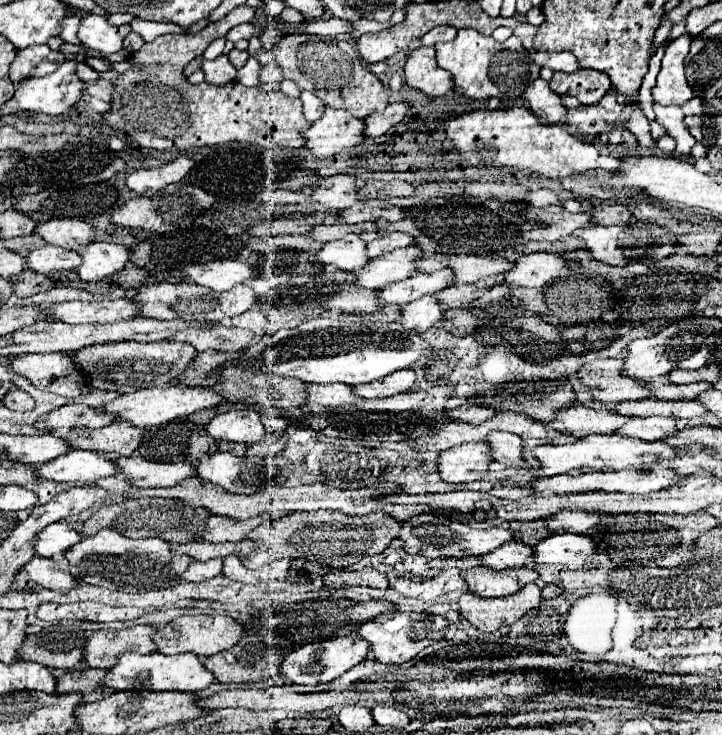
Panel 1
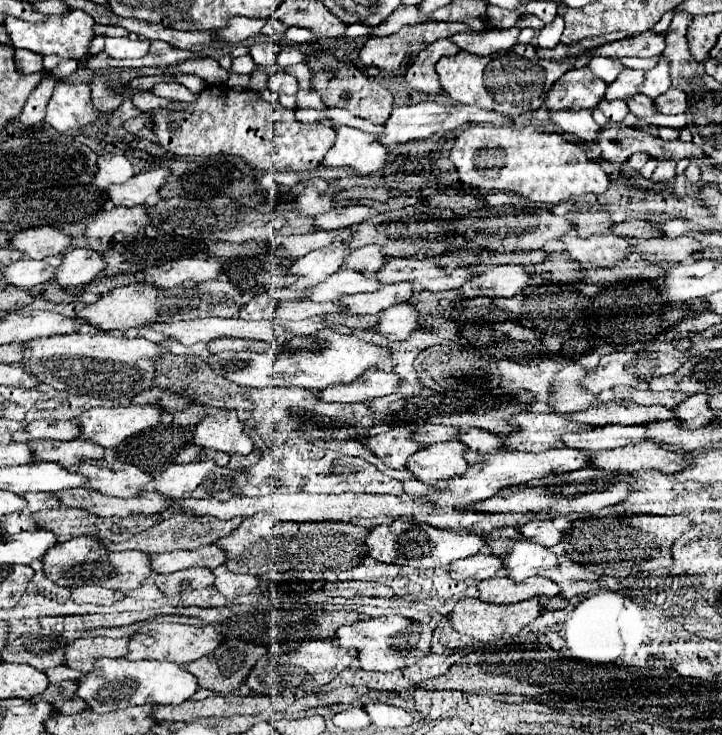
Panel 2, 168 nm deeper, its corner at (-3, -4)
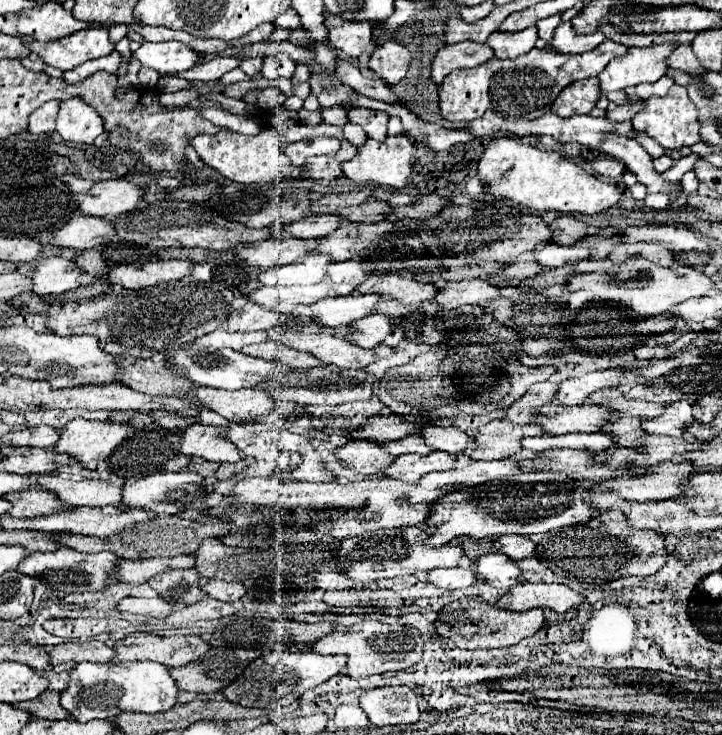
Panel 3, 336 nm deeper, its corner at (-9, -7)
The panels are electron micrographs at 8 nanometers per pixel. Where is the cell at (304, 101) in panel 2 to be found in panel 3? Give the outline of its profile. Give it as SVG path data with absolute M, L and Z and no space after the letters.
M347 122L341 130L343 130L345 138L347 138L351 144L355 144L355 146L359 146L359 144L363 144L363 142L367 140L367 134L365 134L365 132L361 130L361 126L357 126L357 124Z

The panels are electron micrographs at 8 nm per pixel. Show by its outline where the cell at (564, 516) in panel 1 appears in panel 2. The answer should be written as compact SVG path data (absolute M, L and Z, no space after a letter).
M539 519L525 523L523 529L519 529L519 533L521 533L521 539L533 541L533 543L539 543L545 547L557 545L563 535L563 531L555 525L555 521L539 521Z

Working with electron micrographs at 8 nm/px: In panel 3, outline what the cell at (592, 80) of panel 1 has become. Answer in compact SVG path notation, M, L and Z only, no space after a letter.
M597 78L579 80L579 84L569 84L567 88L563 88L555 104L551 106L551 112L563 118L575 114L589 114L597 106L599 96L601 96L601 88Z

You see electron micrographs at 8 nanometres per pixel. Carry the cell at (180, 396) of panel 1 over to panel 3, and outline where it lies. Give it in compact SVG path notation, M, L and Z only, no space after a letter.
M75 418L61 430L61 438L53 450L71 454L85 464L85 468L93 470L101 460L107 460L117 446L131 438L131 434L133 428L127 422Z

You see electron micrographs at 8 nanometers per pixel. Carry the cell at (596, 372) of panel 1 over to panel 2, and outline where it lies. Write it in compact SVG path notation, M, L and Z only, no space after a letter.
M577 365L563 367L553 379L553 397L547 401L547 411L555 413L571 413L589 405L589 401L597 401L597 397L589 397L589 393L581 393L581 385L577 381L585 375L585 369Z

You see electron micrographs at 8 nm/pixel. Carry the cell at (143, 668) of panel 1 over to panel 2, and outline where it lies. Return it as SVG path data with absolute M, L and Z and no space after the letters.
M97 659L93 671L79 679L77 697L81 697L89 711L109 713L133 705L179 705L197 691L197 679L185 673L177 663L169 661L129 661L129 659Z

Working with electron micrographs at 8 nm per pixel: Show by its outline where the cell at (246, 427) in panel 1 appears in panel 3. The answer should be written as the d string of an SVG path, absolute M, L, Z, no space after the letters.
M193 424L185 430L181 452L187 456L201 456L211 462L239 462L239 448L227 438L225 426L209 426L209 424Z

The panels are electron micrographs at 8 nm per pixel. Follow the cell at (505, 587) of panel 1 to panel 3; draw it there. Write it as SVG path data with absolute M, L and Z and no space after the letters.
M523 582L507 590L503 596L499 596L495 606L503 610L517 610L517 612L531 610L531 608L551 608L563 614L569 608L579 606L581 602L583 602L583 596L571 590L567 584Z

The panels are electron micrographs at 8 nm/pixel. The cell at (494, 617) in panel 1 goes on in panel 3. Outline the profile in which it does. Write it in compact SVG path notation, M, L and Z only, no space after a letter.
M469 596L465 600L457 600L447 604L435 622L437 634L451 638L455 646L467 648L467 650L489 650L489 648L505 648L521 642L523 638L533 636L545 622L543 610L533 608L527 612L511 612L511 610L499 610L491 604L485 604L477 596Z

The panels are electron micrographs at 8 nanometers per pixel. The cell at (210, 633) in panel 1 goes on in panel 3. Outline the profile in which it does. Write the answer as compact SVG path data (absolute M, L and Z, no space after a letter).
M135 632L115 644L113 662L153 660L169 668L185 666L199 660L209 650L209 644L195 634L187 636L155 636L147 632Z

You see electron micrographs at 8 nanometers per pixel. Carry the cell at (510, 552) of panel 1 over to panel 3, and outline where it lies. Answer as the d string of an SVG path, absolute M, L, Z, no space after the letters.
M455 566L455 568L439 568L439 570L431 570L423 576L427 582L439 586L439 588L447 588L447 590L453 590L453 588L467 588L471 584L475 584L479 580L479 576L475 576L475 570L471 568L461 568L461 566Z

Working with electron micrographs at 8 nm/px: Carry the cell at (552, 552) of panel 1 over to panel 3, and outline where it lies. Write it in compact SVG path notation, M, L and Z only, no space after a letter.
M501 552L481 556L475 562L477 562L477 568L475 568L477 574L495 588L509 590L511 586L523 582L523 570L517 566L515 560L511 560Z

